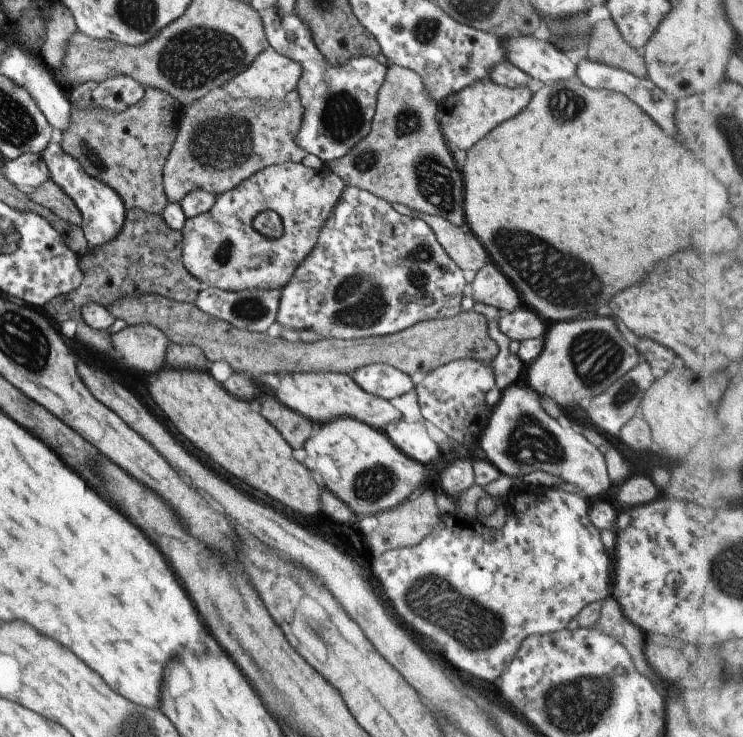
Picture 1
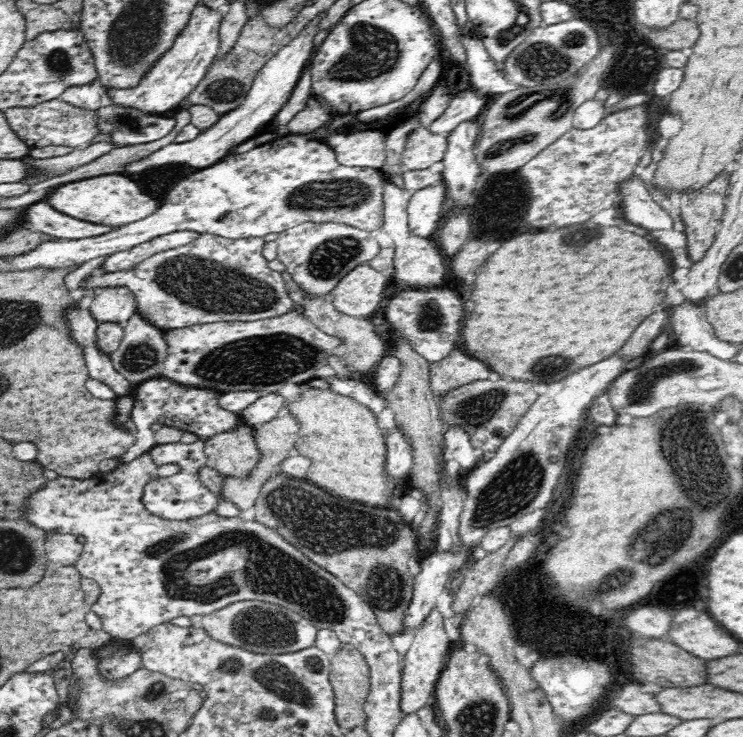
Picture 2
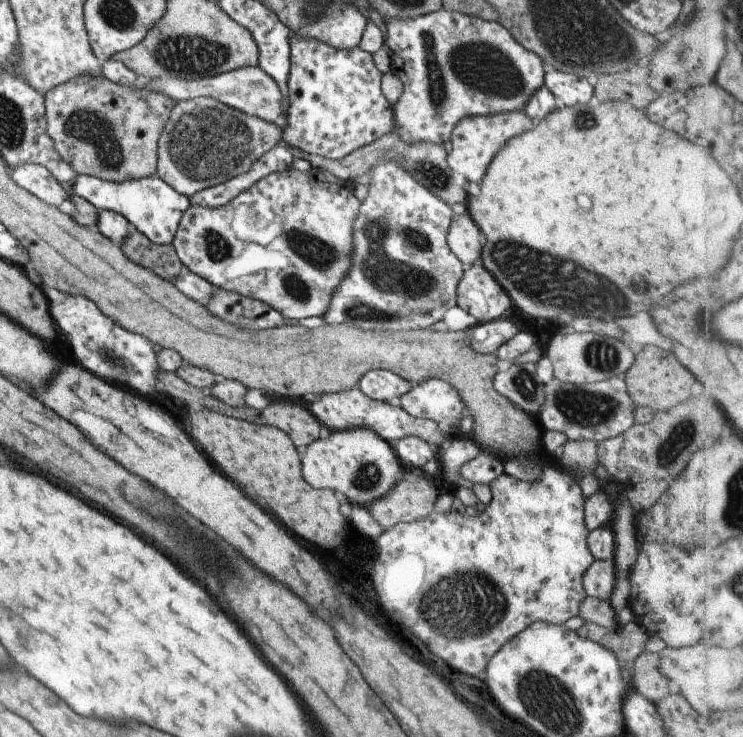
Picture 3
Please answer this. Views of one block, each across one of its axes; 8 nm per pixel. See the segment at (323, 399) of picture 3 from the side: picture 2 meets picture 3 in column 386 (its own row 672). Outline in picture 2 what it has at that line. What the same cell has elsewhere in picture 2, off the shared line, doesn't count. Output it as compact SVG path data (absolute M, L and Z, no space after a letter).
M432 609L432 612L426 617L424 625L420 627L420 630L414 636L410 649L402 660L405 666L401 678L400 710L406 715L418 712L425 704L433 700L438 678L447 666L449 654L453 647L444 630L444 616L438 609Z

